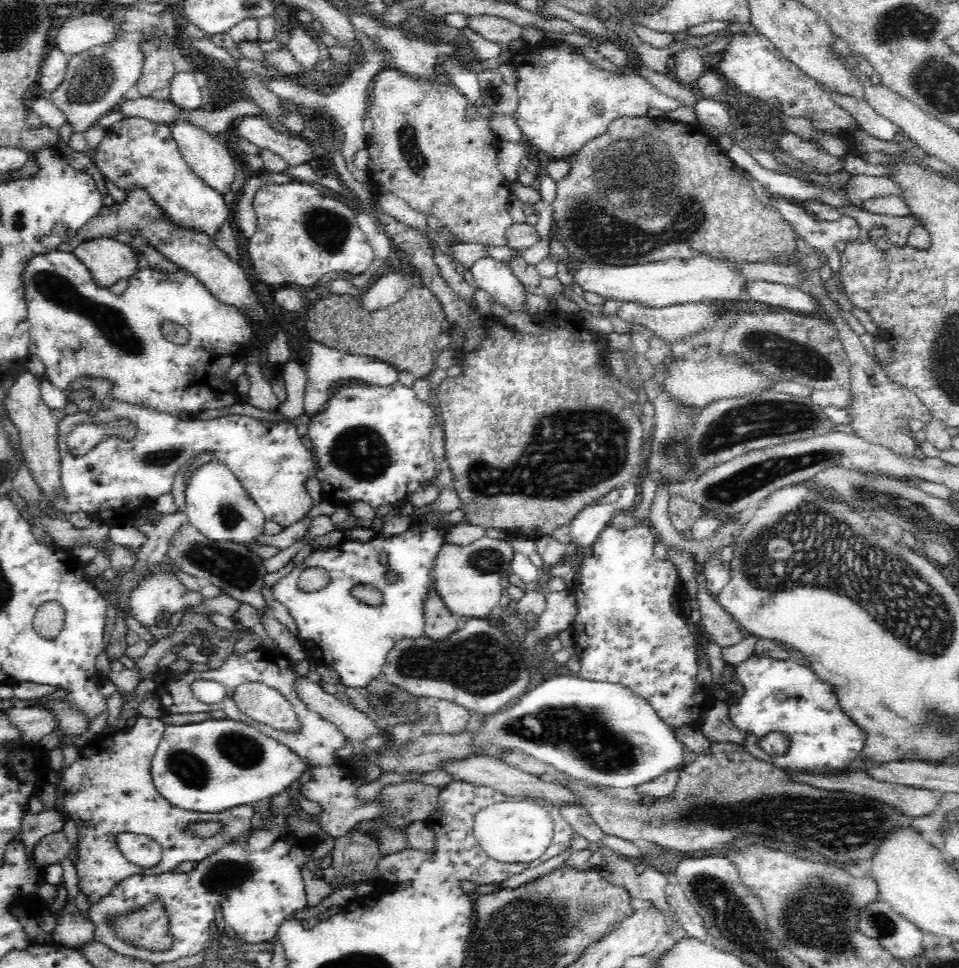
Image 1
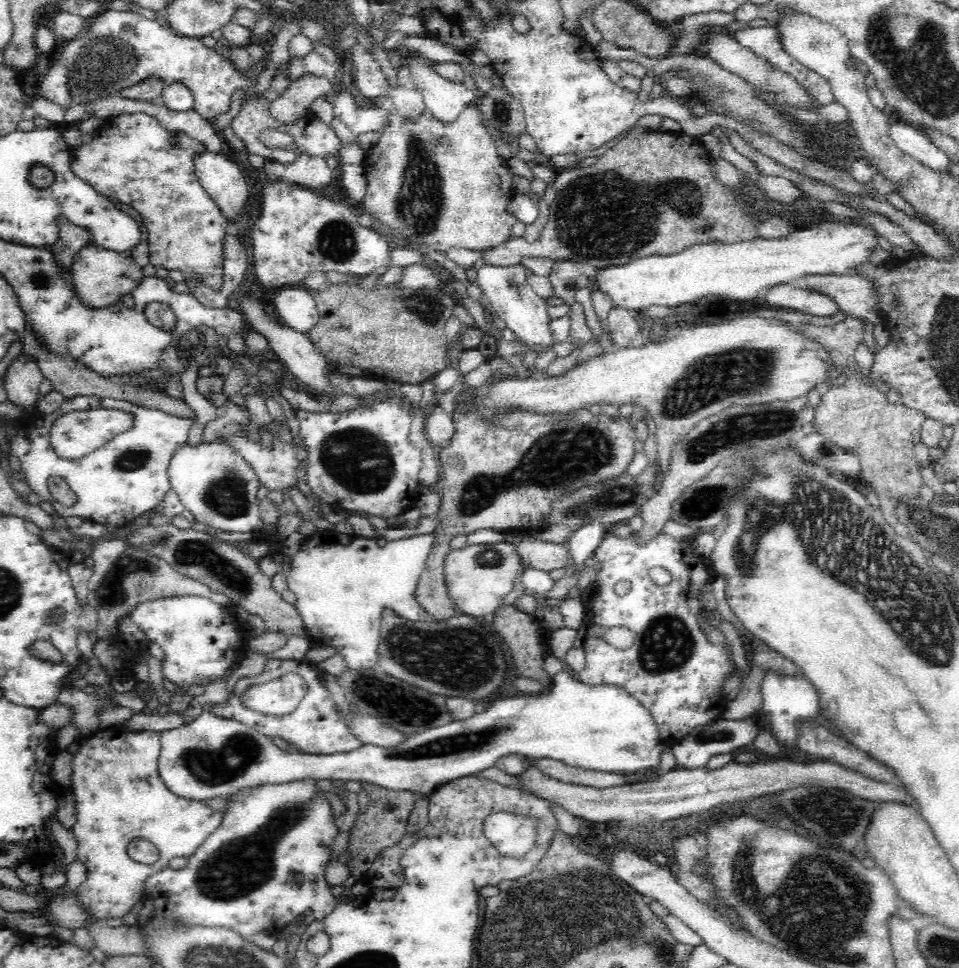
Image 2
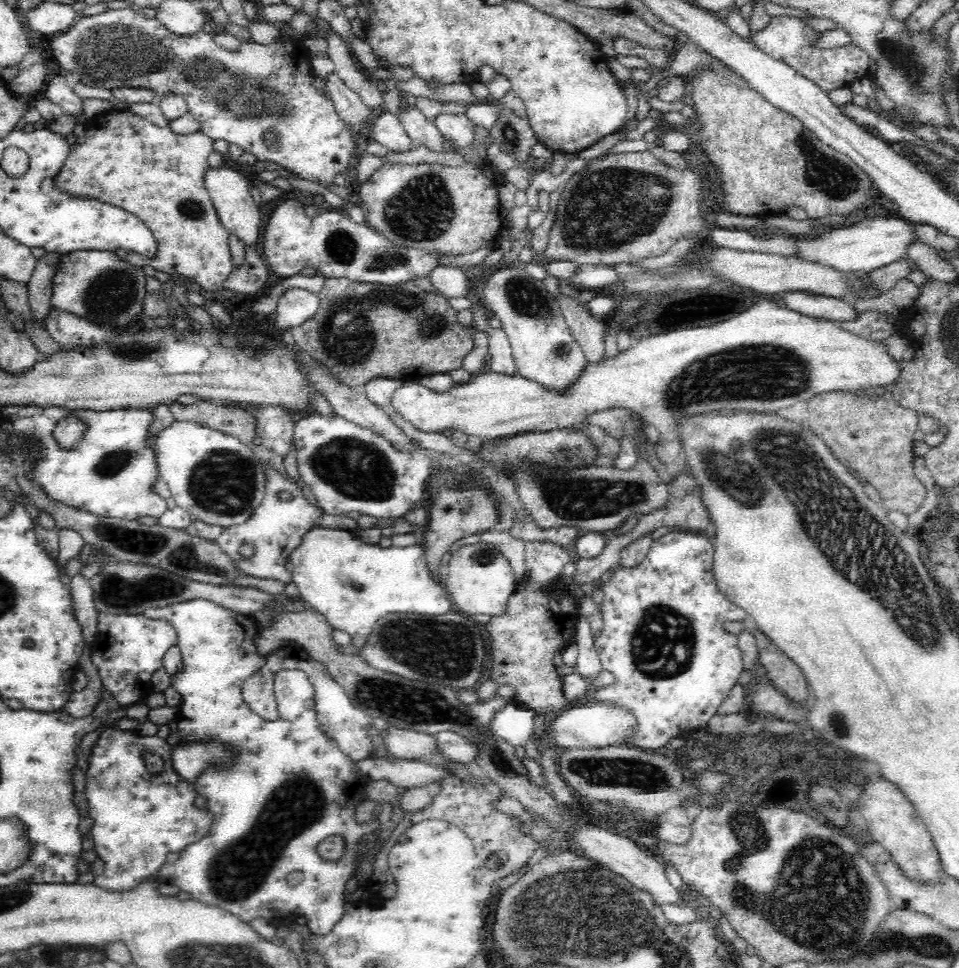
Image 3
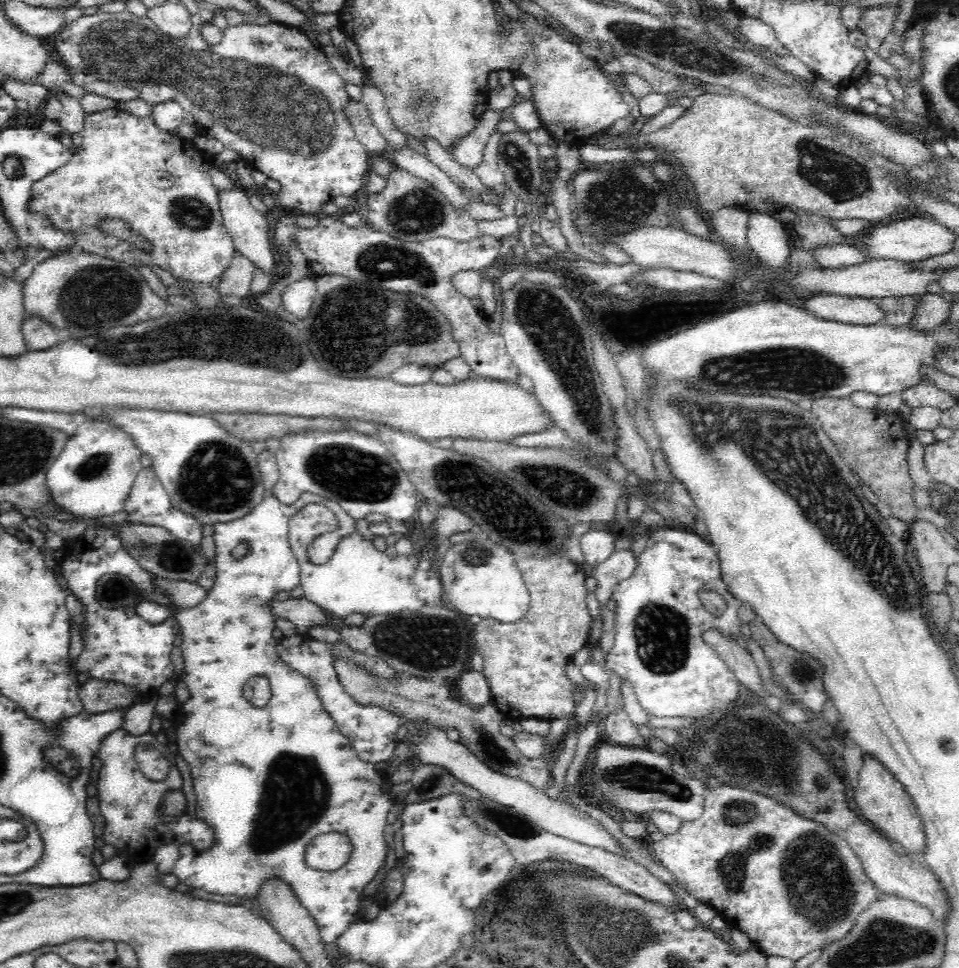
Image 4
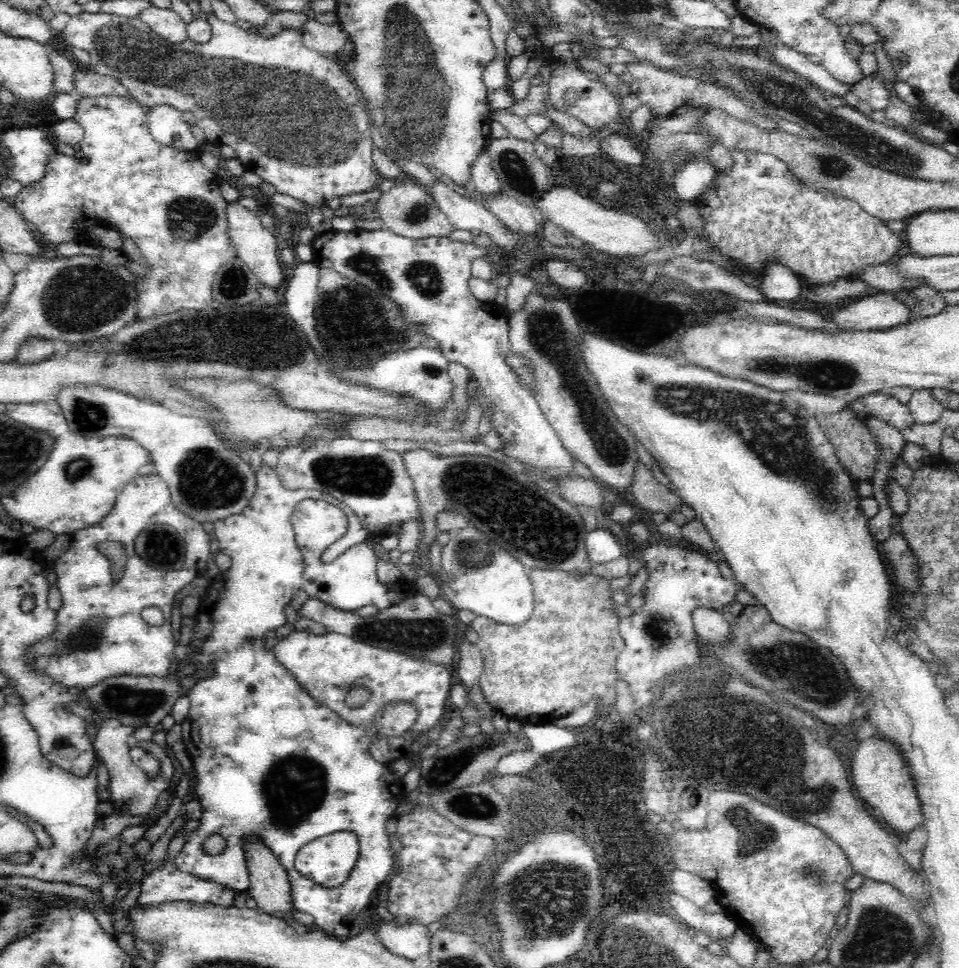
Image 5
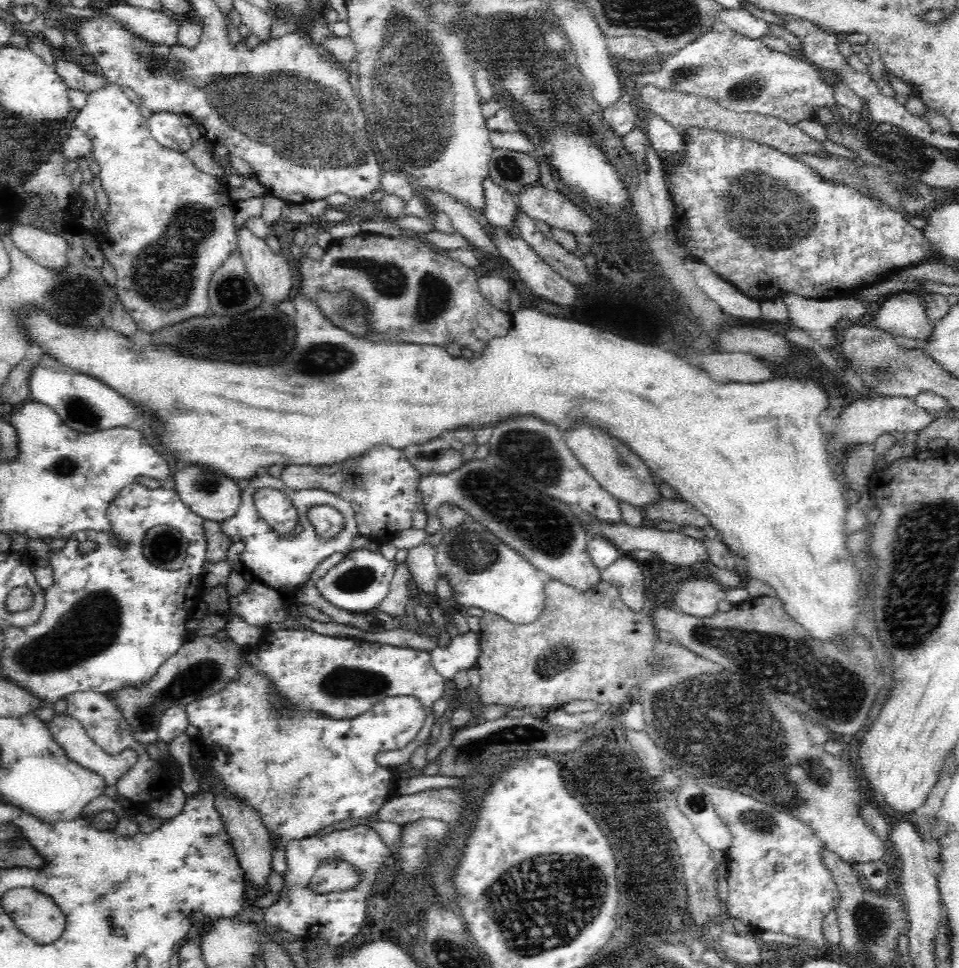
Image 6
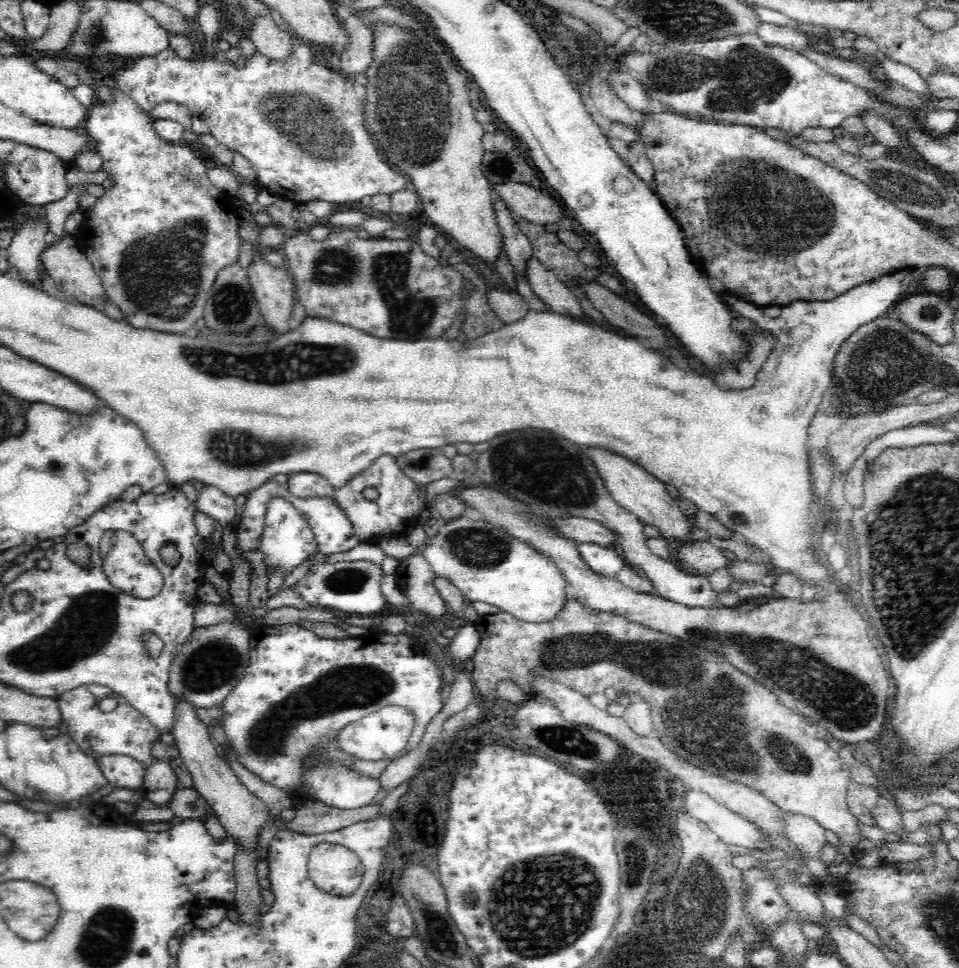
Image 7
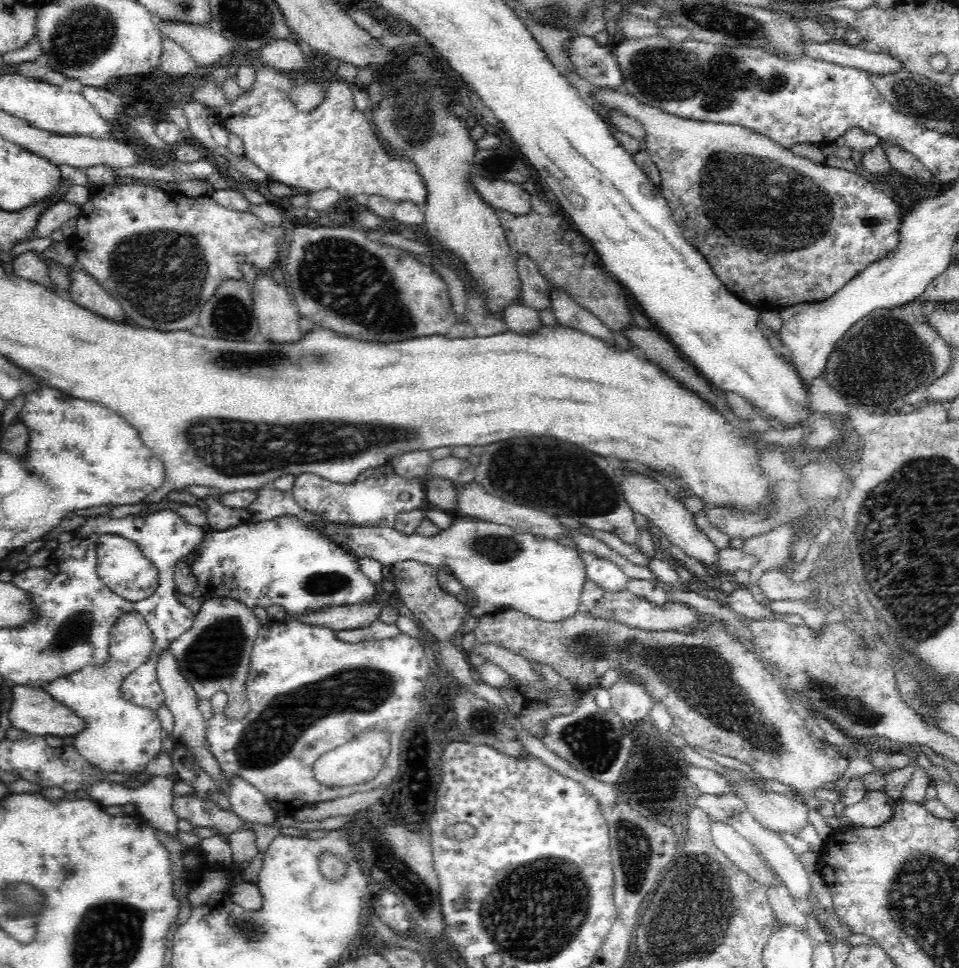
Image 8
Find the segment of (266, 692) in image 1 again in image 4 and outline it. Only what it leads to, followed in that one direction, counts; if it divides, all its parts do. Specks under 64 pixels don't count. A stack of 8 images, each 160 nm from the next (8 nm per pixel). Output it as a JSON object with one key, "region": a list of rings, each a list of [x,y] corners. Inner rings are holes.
{"region":[[[267,448],[257,454],[257,463],[259,466],[259,471],[261,472],[264,494],[263,501],[258,503],[258,506],[254,508],[243,516],[242,518],[232,519],[230,522],[216,523],[213,525],[213,539],[215,544],[215,567],[217,570],[217,578],[215,580],[212,590],[207,592],[206,598],[203,602],[200,602],[197,606],[192,608],[179,608],[179,607],[166,607],[165,605],[156,603],[155,601],[140,602],[136,607],[137,614],[146,620],[147,624],[161,624],[164,620],[171,619],[174,616],[174,620],[177,620],[179,625],[181,637],[182,637],[182,655],[184,659],[184,669],[182,670],[181,676],[186,683],[186,688],[190,693],[190,697],[179,704],[176,710],[176,716],[172,717],[172,721],[175,725],[174,732],[176,733],[176,745],[178,745],[178,752],[182,755],[182,758],[188,762],[190,767],[194,793],[196,795],[195,804],[195,817],[203,820],[214,833],[214,842],[210,844],[210,848],[206,850],[196,850],[191,846],[190,843],[186,843],[179,848],[179,857],[172,868],[172,874],[178,878],[180,884],[184,884],[190,889],[203,890],[208,894],[217,894],[220,896],[236,896],[242,902],[247,902],[247,904],[253,904],[257,900],[258,892],[262,888],[262,884],[266,884],[268,879],[280,879],[288,888],[292,890],[292,893],[296,895],[296,898],[300,901],[300,905],[306,908],[306,911],[310,913],[312,919],[316,921],[321,939],[323,942],[335,942],[338,936],[342,935],[342,932],[348,928],[350,922],[354,921],[354,916],[358,912],[358,904],[362,899],[362,891],[364,886],[366,886],[378,872],[378,868],[384,864],[384,859],[386,858],[386,842],[384,841],[384,826],[387,825],[386,815],[388,810],[392,808],[392,797],[390,793],[384,793],[382,791],[382,784],[388,779],[388,775],[376,770],[373,763],[363,761],[357,754],[352,750],[353,747],[343,735],[341,731],[338,730],[334,719],[330,717],[326,709],[322,706],[322,701],[320,701],[317,695],[317,689],[311,685],[308,678],[302,677],[296,670],[293,670],[286,662],[282,661],[278,657],[275,647],[278,644],[278,640],[272,637],[272,632],[275,629],[276,617],[269,606],[267,606],[272,598],[275,598],[280,592],[280,590],[292,590],[296,584],[300,582],[299,573],[300,569],[298,566],[297,558],[291,550],[289,543],[289,522],[292,515],[295,515],[300,509],[303,509],[307,504],[322,504],[328,507],[332,514],[336,513],[336,526],[328,532],[318,534],[314,536],[314,544],[312,544],[312,550],[316,550],[316,554],[322,554],[324,558],[332,556],[336,544],[340,542],[340,536],[346,536],[346,534],[352,534],[356,532],[354,527],[354,519],[350,515],[344,512],[342,507],[340,512],[338,509],[332,508],[332,501],[324,499],[321,496],[314,496],[312,493],[303,493],[301,498],[291,505],[284,505],[280,503],[274,495],[272,495],[272,489],[274,484],[278,479],[278,466],[277,458],[275,453],[270,452]],[[240,542],[246,542],[250,547],[250,553],[247,556],[241,558],[233,557],[233,550],[240,544]],[[253,677],[266,677],[270,682],[271,687],[271,699],[269,703],[262,709],[255,707],[253,703],[248,702],[243,694],[244,684]],[[324,833],[342,833],[346,835],[352,844],[352,853],[349,859],[343,864],[340,869],[336,870],[314,870],[307,866],[305,861],[306,845],[318,835]]]}

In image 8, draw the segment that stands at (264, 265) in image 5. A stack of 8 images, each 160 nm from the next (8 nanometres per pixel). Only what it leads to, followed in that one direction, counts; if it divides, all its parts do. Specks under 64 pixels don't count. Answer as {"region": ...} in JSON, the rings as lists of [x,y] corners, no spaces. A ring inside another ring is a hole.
{"region":[[[269,274],[256,278],[252,286],[253,313],[259,326],[259,338],[276,344],[294,344],[302,339],[304,331],[298,326],[300,314],[293,304],[290,291],[284,283],[279,284]]]}

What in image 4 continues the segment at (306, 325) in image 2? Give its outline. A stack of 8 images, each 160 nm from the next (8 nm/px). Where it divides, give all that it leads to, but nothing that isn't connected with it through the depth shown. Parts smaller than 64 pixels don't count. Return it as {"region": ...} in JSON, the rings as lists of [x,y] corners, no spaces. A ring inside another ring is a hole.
{"region":[[[304,278],[287,286],[281,295],[281,300],[290,314],[302,319],[310,312],[316,293],[315,282]]]}

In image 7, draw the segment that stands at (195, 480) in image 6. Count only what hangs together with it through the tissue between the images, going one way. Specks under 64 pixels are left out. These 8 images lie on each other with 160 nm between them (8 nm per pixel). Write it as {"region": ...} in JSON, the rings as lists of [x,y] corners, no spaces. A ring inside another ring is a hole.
{"region":[[[202,484],[197,490],[196,508],[199,512],[214,518],[224,528],[234,524],[236,516],[236,501],[233,496],[222,492],[217,486]]]}

